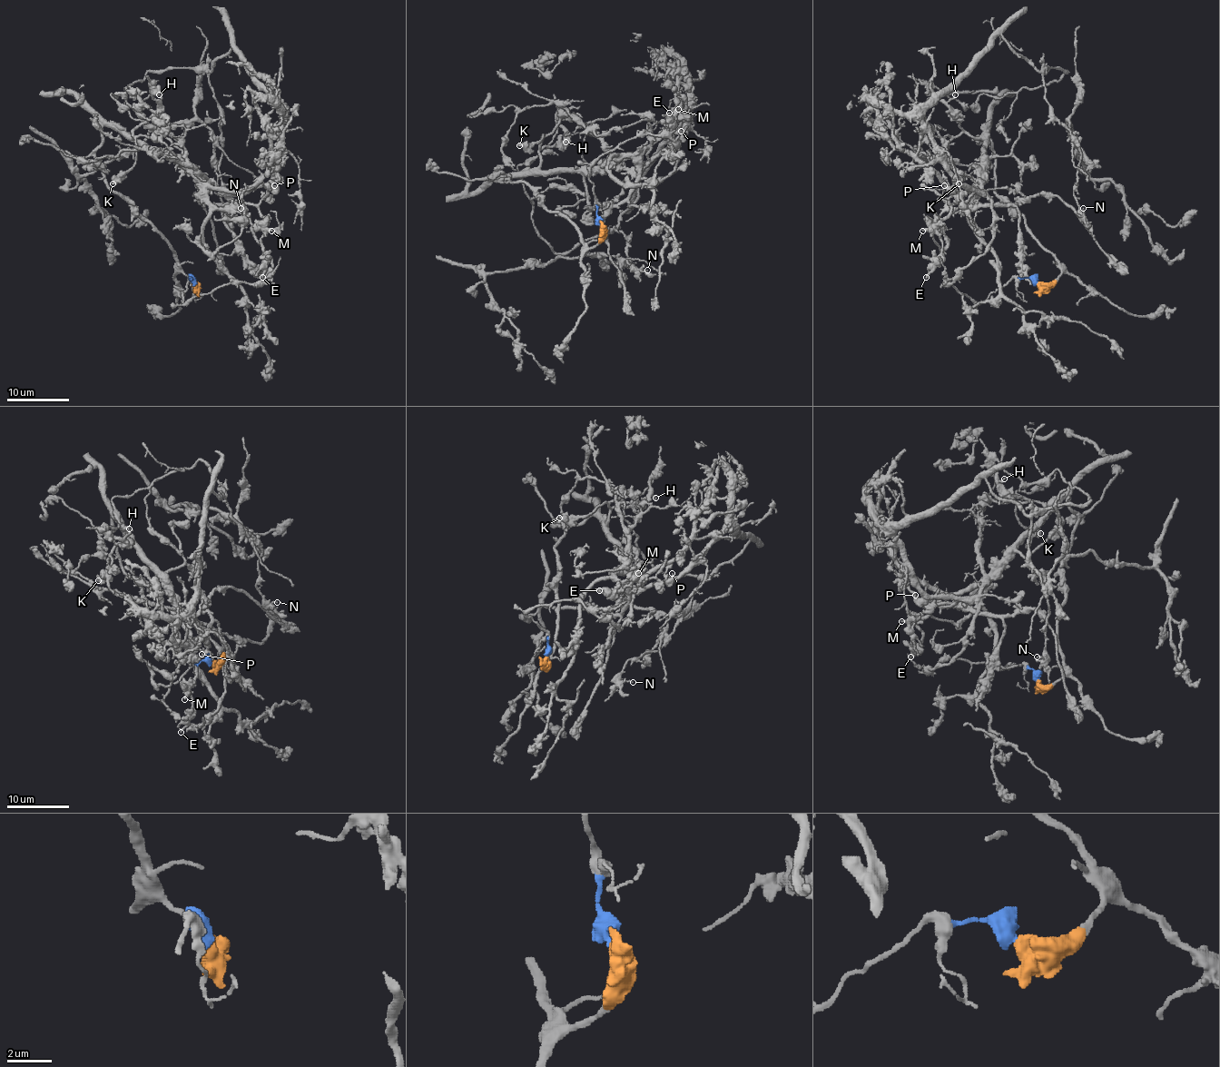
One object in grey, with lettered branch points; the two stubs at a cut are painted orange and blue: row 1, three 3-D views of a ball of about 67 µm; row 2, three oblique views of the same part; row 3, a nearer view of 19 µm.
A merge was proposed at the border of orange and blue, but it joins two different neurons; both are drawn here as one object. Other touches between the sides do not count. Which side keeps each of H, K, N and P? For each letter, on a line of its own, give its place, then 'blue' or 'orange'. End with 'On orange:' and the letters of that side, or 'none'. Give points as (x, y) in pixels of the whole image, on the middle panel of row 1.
H: place (565, 142); orange
K: place (519, 145); orange
N: place (647, 270); blue
P: place (681, 131); blue
On orange: H, K

